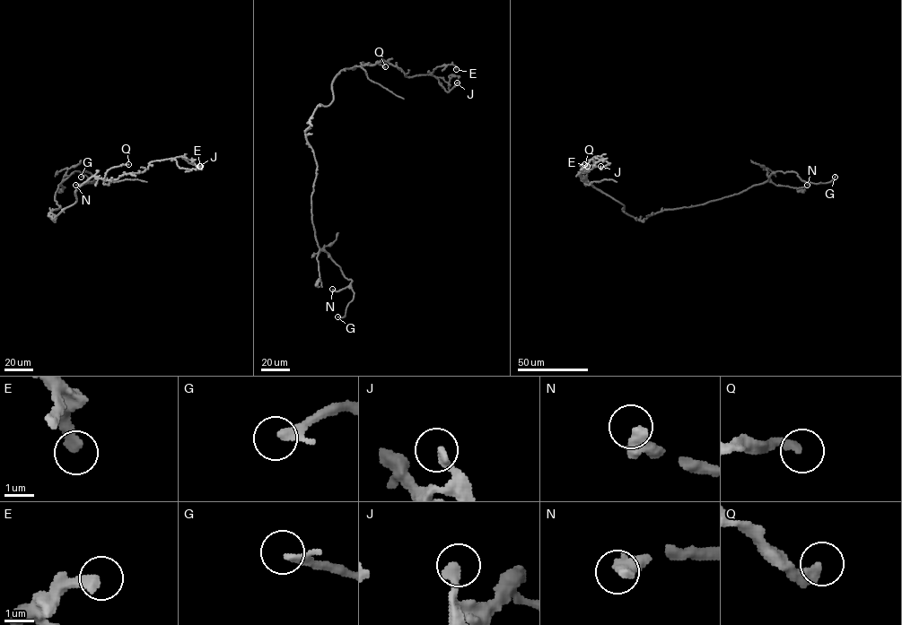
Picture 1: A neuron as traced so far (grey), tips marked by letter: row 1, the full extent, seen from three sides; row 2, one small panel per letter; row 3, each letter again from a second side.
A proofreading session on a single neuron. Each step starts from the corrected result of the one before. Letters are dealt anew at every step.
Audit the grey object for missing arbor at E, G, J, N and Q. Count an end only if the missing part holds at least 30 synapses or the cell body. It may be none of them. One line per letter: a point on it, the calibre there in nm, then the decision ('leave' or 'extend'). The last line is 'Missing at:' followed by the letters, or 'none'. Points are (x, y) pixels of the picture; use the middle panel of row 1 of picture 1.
E: place (456, 69); calibre 360 nm; leave
G: place (337, 316); calibre 280 nm; extend
J: place (457, 82); calibre 300 nm; leave
N: place (332, 289); calibre 480 nm; extend
Q: place (385, 66); calibre 340 nm; leave
Missing at: G, N

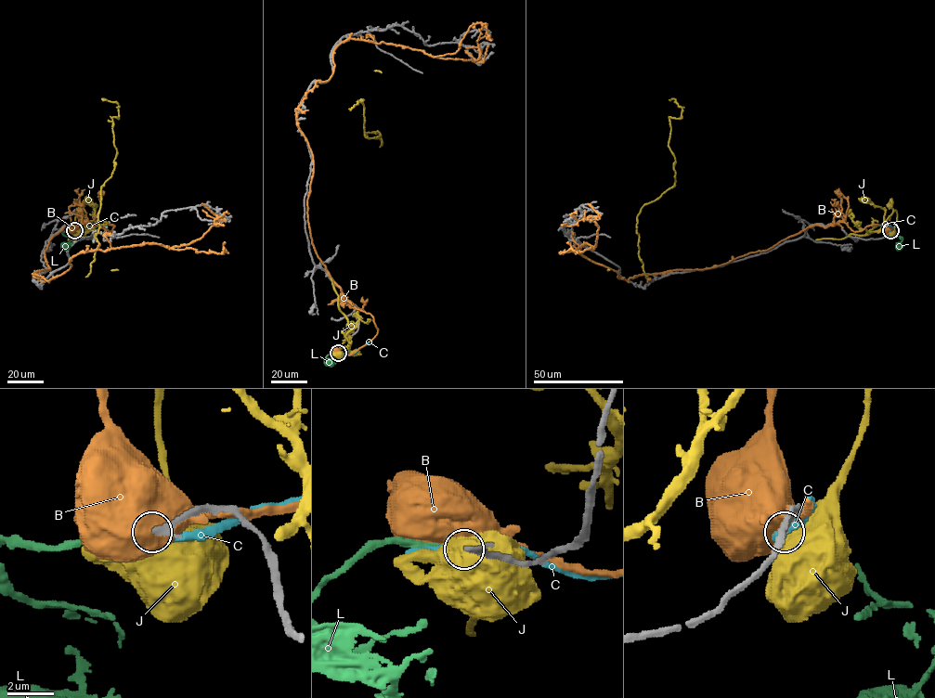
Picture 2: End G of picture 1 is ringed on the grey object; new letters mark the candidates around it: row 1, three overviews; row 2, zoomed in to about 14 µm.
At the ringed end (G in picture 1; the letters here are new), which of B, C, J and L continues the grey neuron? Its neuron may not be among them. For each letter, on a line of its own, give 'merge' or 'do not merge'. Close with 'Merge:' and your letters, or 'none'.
B: do not merge
C: do not merge
J: do not merge
L: merge
Merge: L

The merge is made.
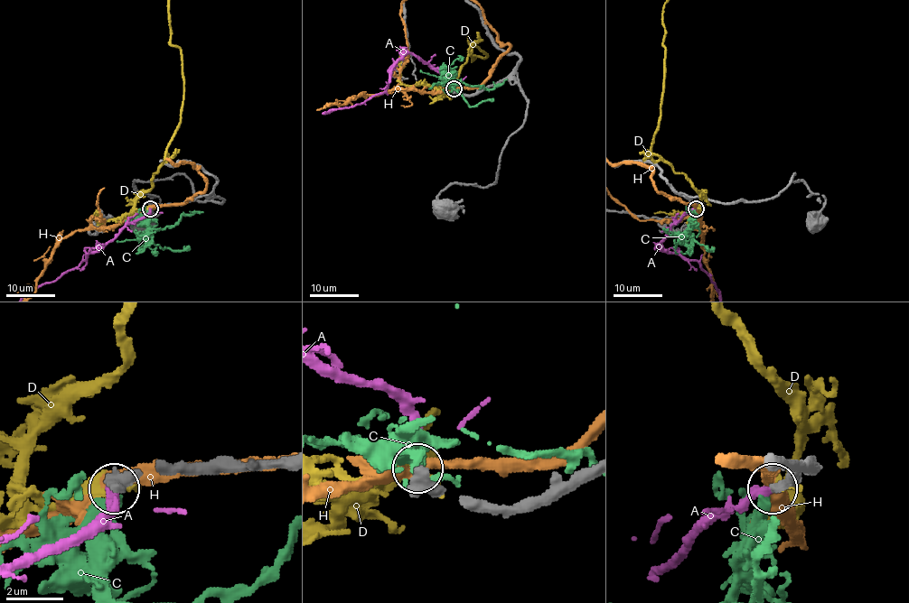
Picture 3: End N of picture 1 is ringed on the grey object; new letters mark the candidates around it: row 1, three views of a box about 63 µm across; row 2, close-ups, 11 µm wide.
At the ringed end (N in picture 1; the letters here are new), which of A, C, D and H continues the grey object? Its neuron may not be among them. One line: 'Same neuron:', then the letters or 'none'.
Same neuron: A

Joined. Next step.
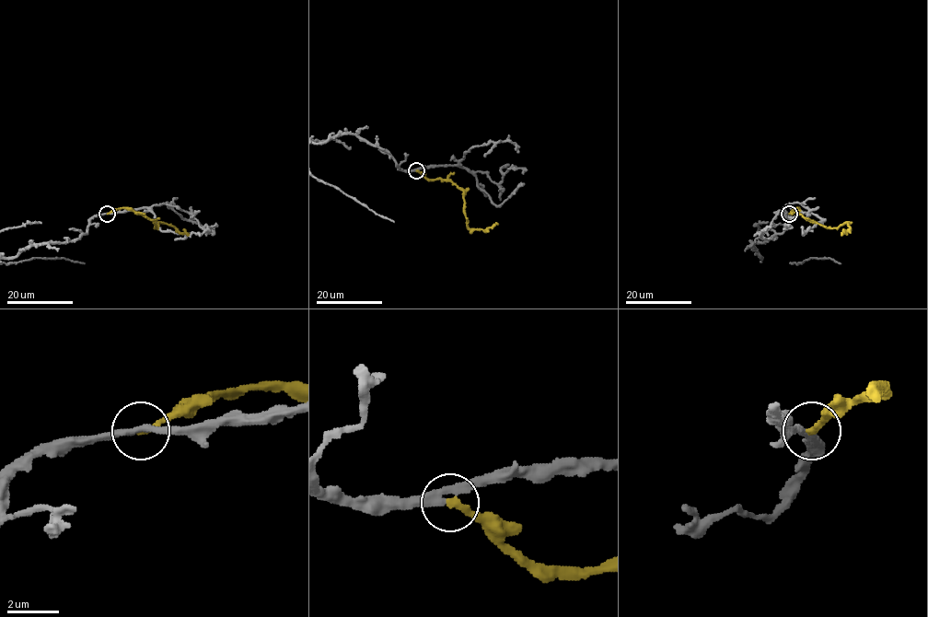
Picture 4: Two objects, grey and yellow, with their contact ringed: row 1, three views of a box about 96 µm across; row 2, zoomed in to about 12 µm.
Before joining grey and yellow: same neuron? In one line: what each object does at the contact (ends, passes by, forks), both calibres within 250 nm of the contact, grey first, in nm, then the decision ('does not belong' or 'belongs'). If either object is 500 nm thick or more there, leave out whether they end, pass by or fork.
grey passes by | yellow ends | 280/260 nm | does not belong

